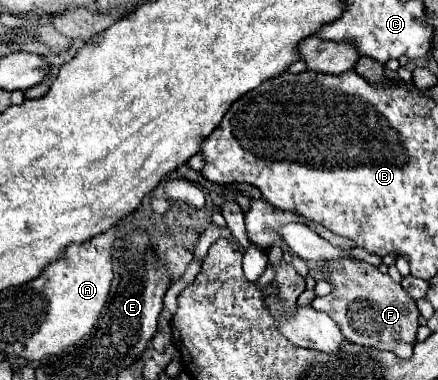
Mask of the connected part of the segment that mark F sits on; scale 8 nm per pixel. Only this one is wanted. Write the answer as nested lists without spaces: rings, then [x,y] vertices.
[[[330,260],[328,264],[330,276],[326,276],[326,280],[334,282],[336,288],[332,294],[316,298],[312,306],[320,312],[326,312],[340,326],[346,340],[352,340],[360,346],[390,350],[398,358],[412,356],[420,312],[408,292],[404,292],[404,288],[388,274],[382,274],[378,268],[366,262]]]

